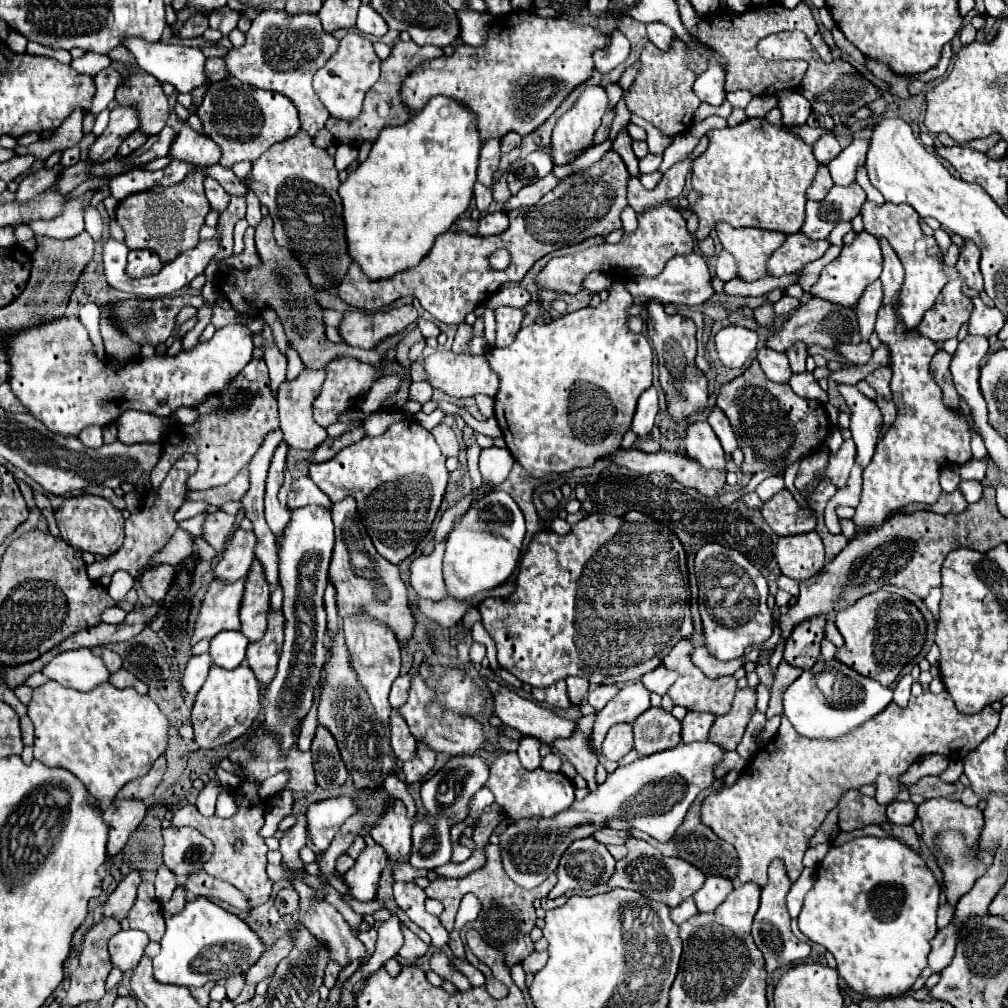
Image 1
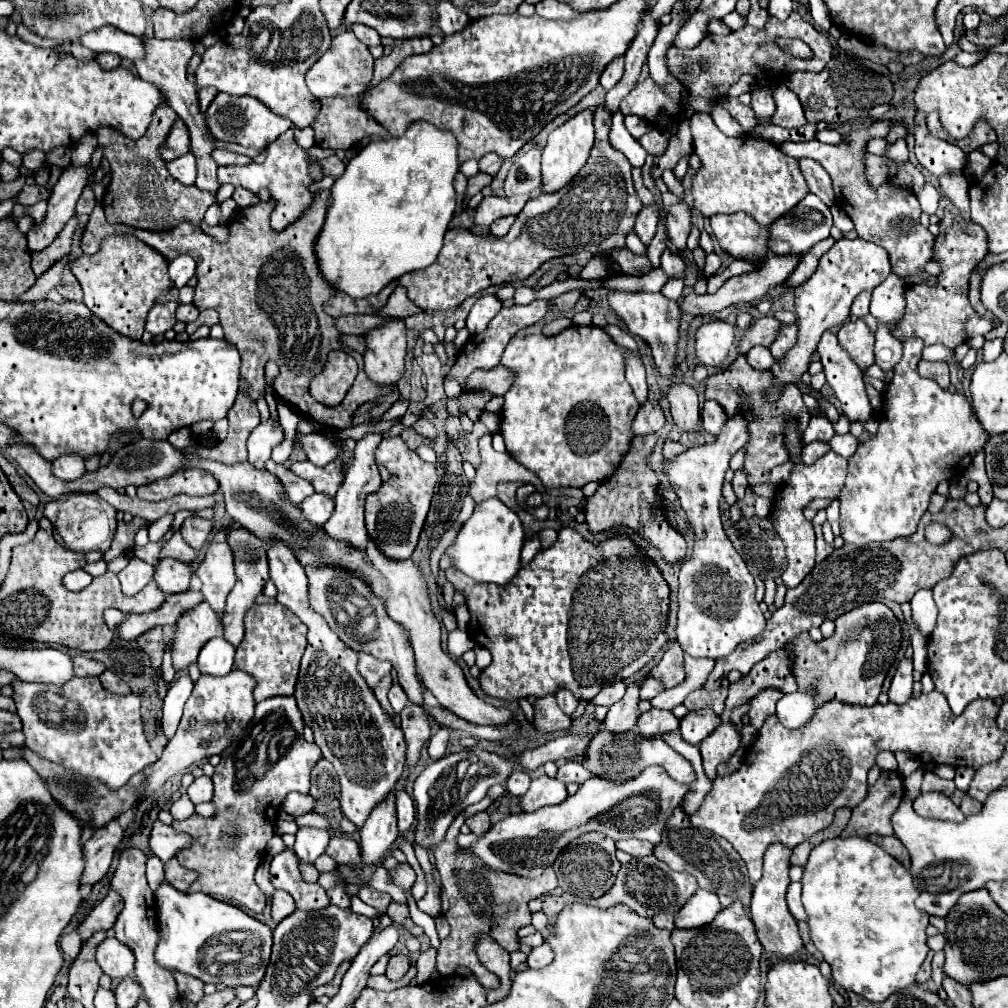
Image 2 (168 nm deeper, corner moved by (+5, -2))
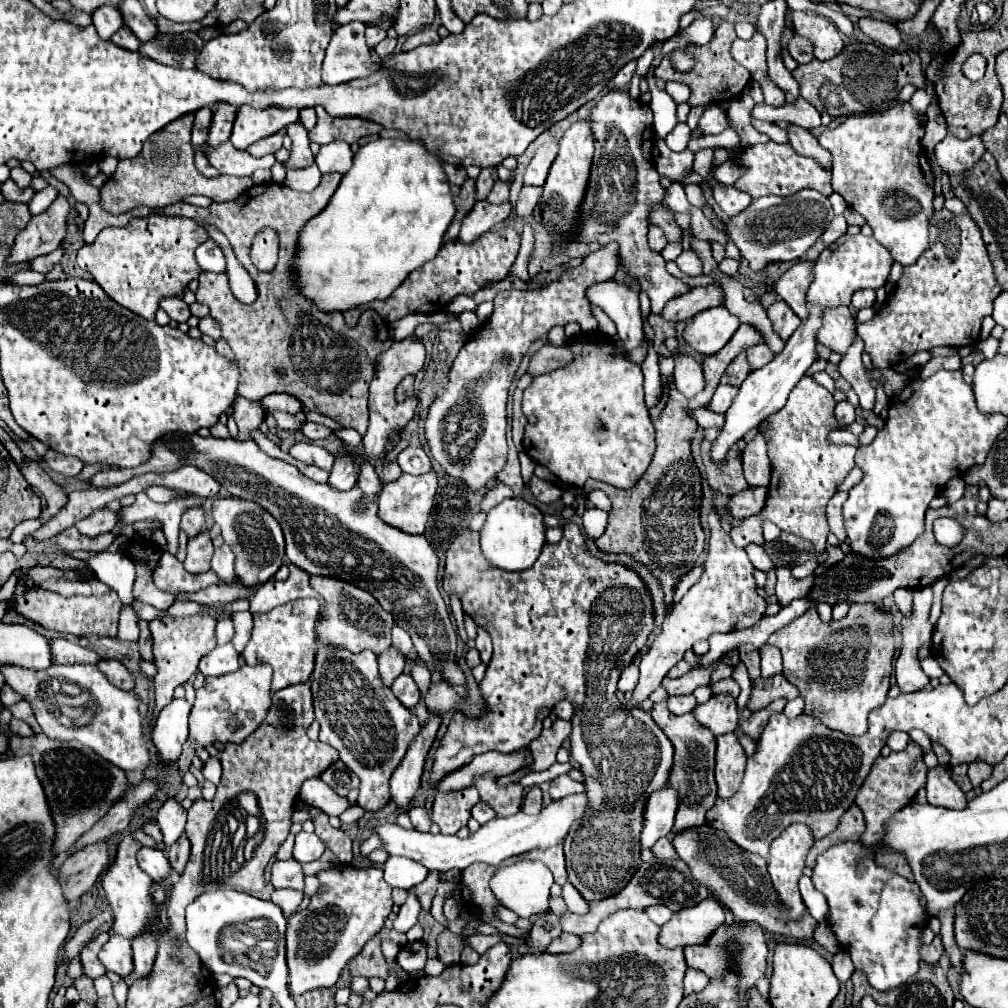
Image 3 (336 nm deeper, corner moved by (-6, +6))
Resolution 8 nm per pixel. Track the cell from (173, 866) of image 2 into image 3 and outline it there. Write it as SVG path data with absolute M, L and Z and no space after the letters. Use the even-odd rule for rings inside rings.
M181 835L171 847L169 847L169 863L171 867L177 871L177 873L183 873L187 861L189 861L189 855L191 855L191 845L189 845L189 839L185 835Z

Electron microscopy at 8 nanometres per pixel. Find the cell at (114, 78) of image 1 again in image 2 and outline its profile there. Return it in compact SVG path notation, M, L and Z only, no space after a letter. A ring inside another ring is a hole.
M100 53L98 55L98 65L104 69L104 71L112 71L120 65L120 57L112 55L112 53Z

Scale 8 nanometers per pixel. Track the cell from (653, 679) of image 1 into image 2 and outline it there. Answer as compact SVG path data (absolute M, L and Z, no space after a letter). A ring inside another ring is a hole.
M672 637L668 643L668 649L664 651L664 657L660 659L658 665L652 667L650 677L658 679L664 683L664 689L672 689L674 685L682 683L686 673L684 673L684 661L682 661L682 649L678 641Z

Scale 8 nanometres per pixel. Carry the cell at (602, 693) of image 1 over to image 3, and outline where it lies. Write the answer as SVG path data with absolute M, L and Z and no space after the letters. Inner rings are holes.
M631 663L631 665L625 667L623 673L621 673L619 689L621 689L621 691L633 691L635 685L637 685L637 681L639 681L639 667Z

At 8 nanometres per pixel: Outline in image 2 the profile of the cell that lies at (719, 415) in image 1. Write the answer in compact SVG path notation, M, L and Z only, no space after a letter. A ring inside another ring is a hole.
M706 401L704 403L704 407L702 407L702 429L704 431L708 431L710 435L718 437L722 427L726 425L726 419L728 417L726 417L724 409L718 403L714 403L714 401Z

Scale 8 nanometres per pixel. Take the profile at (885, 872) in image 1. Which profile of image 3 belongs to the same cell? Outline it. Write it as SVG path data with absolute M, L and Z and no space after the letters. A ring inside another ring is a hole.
M851 841L831 847L817 859L811 879L829 903L829 925L835 931L843 949L851 955L855 969L865 971L869 983L877 991L889 991L889 989L903 985L919 969L919 959L921 959L919 957L919 947L921 947L919 935L921 935L921 929L925 927L923 907L919 903L921 891L915 883L909 883L907 879L891 873L889 869L879 867L871 857L865 857L863 861L857 863L855 859L861 851L863 851L863 845L851 843Z

